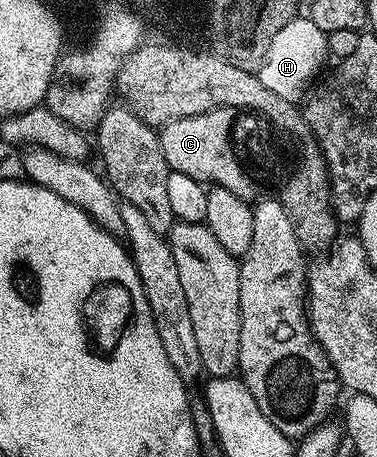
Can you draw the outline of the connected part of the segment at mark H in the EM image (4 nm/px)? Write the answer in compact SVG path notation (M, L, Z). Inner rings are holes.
M296 16L285 24L285 28L281 28L281 32L277 32L277 36L273 36L273 44L269 44L269 52L257 73L261 84L265 84L269 92L281 96L281 100L298 103L312 89L313 83L320 77L323 61L328 61L328 58L327 35L313 24L310 16Z

